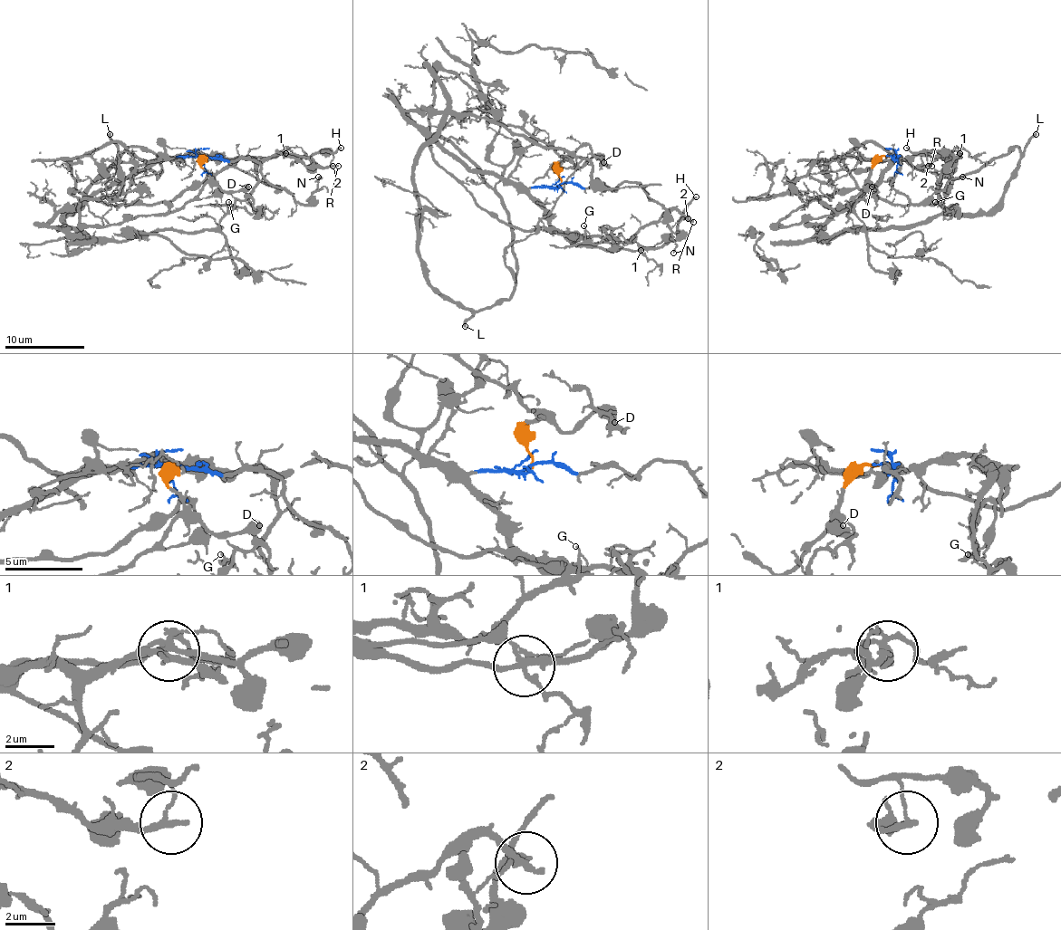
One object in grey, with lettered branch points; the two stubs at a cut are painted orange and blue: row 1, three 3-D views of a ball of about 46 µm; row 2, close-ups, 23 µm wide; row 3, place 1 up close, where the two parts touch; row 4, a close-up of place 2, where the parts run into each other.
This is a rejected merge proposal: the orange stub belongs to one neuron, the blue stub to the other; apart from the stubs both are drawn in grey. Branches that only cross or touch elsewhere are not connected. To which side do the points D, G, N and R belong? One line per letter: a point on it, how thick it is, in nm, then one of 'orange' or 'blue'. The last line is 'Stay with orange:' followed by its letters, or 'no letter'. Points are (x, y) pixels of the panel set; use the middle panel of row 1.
D: place (603, 162); calibre 650 nm; orange
G: place (583, 225); calibre 110 nm; blue
N: place (673, 253); calibre 130 nm; blue
R: place (693, 222); calibre 240 nm; blue
Stay with orange: D

